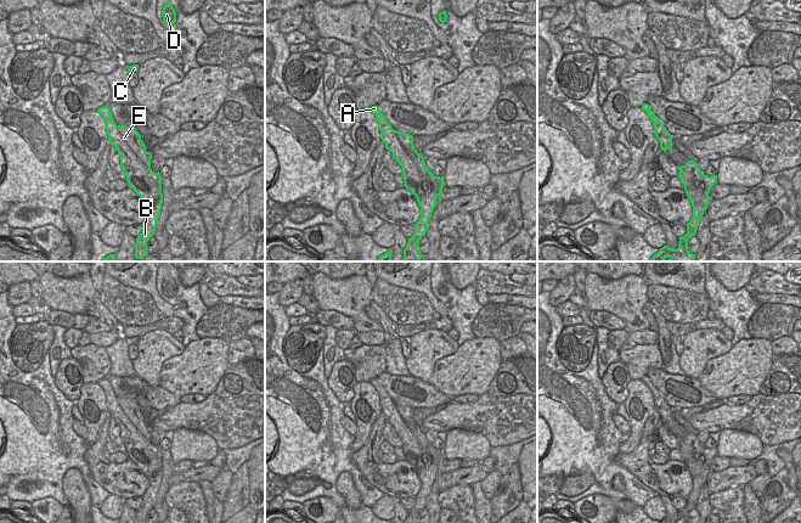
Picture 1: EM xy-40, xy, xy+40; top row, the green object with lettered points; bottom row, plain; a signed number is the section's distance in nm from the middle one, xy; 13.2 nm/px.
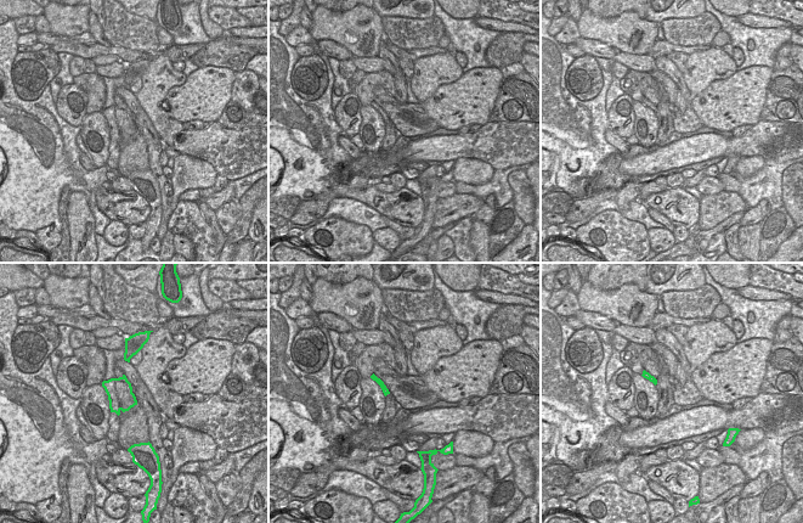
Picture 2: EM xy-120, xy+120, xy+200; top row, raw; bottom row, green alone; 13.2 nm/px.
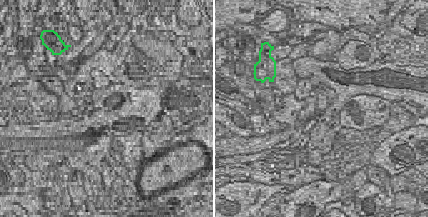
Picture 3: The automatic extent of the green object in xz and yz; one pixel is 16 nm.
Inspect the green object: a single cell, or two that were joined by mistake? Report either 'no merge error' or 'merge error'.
merge error

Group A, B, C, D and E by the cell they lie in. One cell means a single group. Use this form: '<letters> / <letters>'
A B / C D E

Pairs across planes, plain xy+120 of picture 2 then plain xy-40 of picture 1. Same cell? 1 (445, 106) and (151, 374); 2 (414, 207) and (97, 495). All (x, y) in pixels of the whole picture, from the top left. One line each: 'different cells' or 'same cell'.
1: different cells
2: different cells

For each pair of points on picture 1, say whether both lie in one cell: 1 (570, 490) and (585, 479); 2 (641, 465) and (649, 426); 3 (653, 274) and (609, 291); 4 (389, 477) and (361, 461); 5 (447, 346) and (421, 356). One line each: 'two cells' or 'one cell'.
1: one cell
2: one cell
3: two cells
4: one cell
5: one cell

